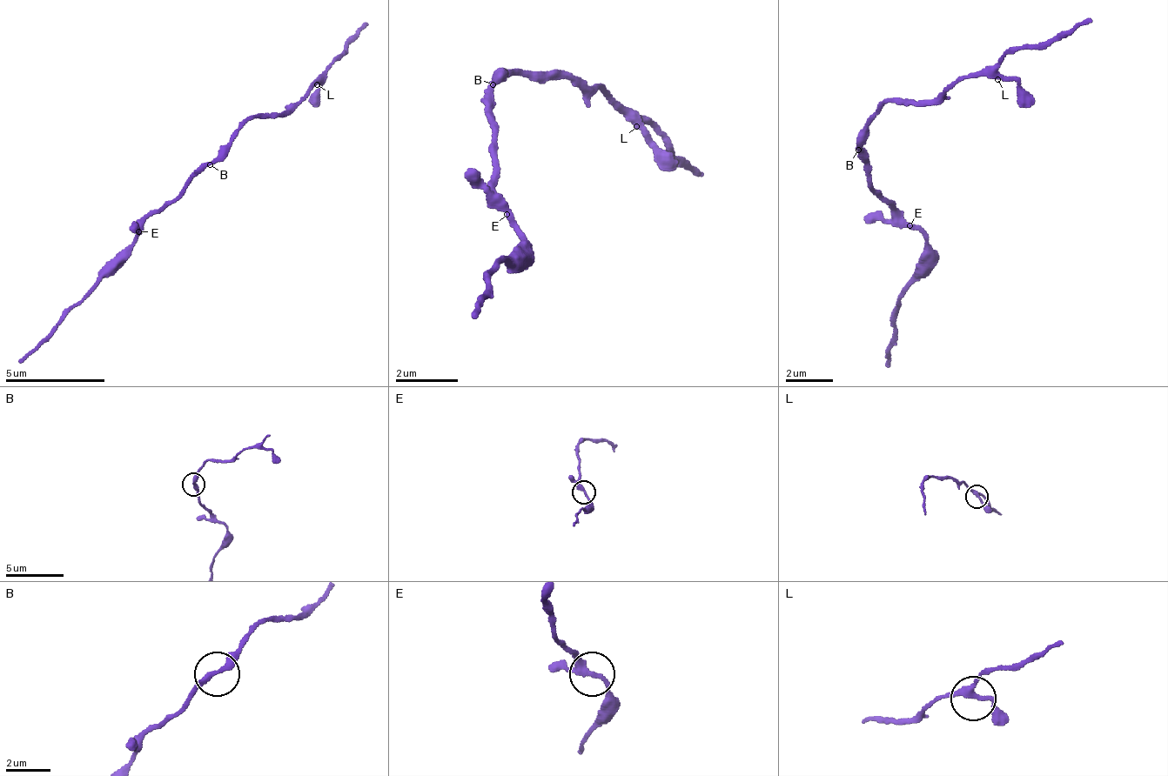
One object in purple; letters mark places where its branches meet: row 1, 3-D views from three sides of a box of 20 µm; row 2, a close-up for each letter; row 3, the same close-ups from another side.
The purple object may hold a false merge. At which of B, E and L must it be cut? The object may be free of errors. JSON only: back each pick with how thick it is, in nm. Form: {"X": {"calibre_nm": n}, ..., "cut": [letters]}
{"cut": []}

